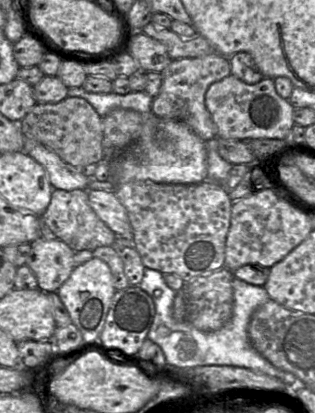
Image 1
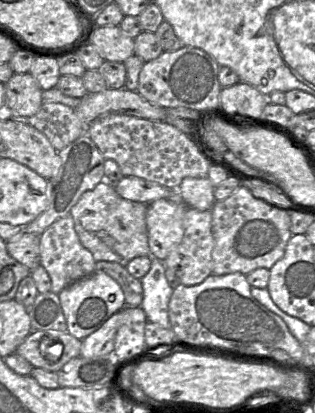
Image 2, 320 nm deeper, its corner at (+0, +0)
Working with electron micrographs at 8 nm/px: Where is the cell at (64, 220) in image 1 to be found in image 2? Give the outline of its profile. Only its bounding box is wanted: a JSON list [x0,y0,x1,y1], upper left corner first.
[69,180,150,267]

